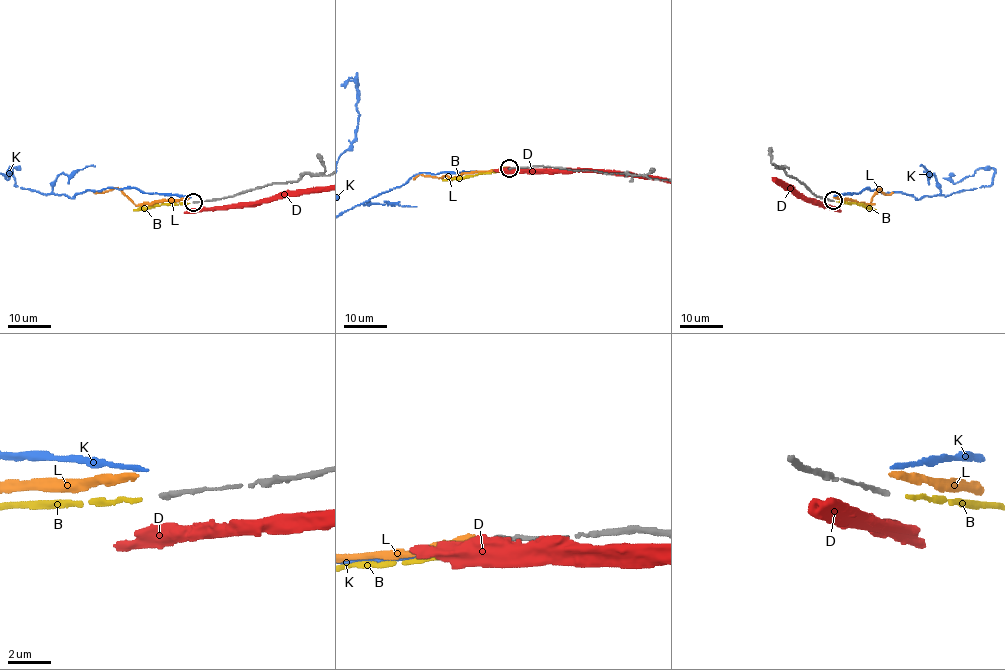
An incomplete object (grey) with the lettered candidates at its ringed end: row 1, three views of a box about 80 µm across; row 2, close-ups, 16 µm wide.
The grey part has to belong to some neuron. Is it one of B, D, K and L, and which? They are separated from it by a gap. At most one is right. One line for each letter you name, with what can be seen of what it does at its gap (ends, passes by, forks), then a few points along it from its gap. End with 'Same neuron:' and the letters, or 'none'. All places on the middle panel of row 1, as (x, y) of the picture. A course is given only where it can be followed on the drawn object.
B: It ends there
Same neuron: B

